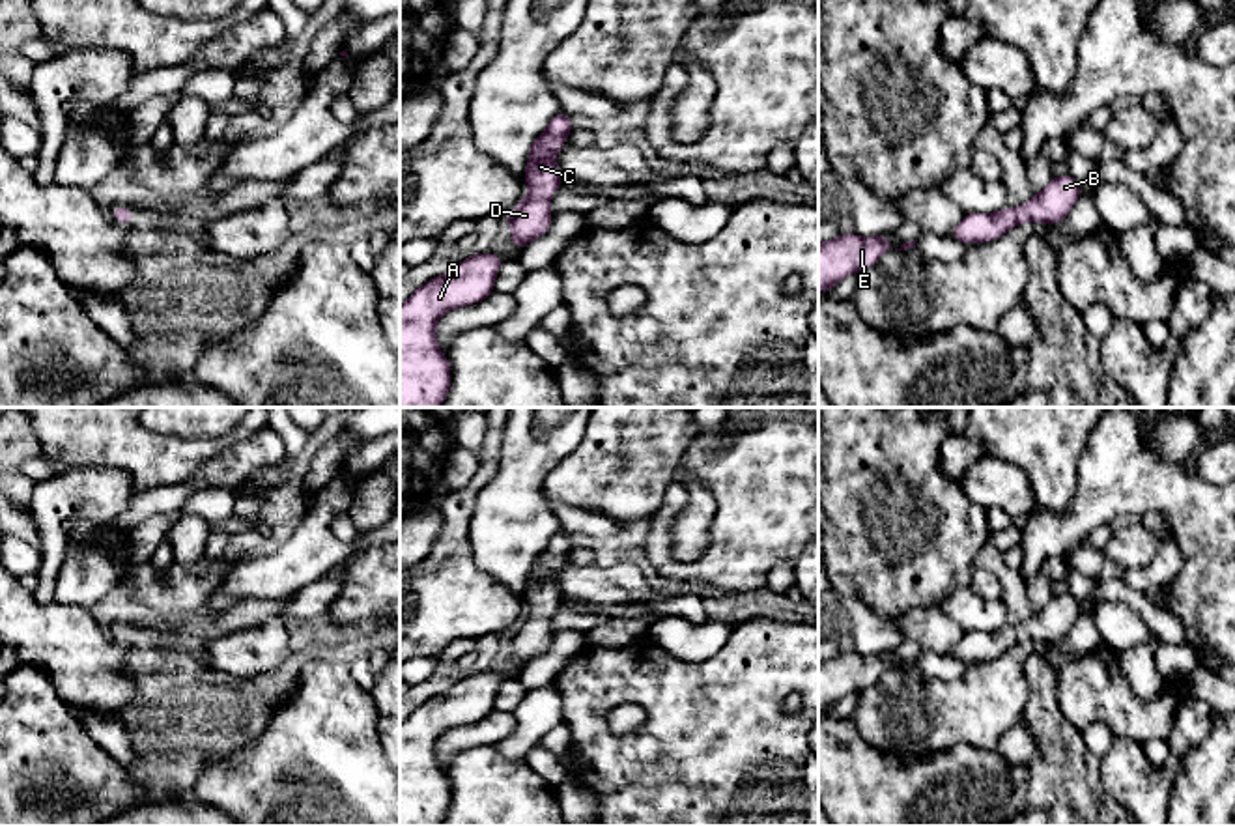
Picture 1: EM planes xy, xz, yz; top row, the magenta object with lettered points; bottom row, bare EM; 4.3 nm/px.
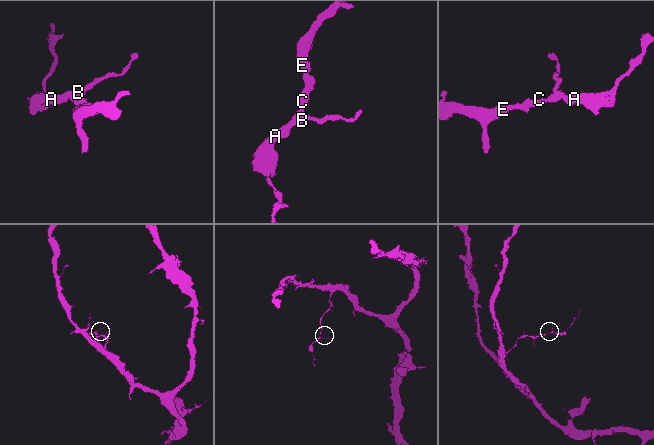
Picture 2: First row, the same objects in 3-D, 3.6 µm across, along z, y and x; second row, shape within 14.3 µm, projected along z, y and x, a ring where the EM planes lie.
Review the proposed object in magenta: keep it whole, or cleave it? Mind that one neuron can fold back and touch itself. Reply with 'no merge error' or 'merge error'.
no merge error

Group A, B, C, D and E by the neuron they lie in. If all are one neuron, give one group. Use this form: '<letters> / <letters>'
A B C D E

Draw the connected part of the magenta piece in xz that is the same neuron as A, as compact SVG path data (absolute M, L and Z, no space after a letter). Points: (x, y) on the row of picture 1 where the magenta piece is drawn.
M491 252L471 254L443 277L428 280L400 305L400 407L441 407L452 381L450 363L435 338L435 325L452 308L475 305L495 290L504 260Z

